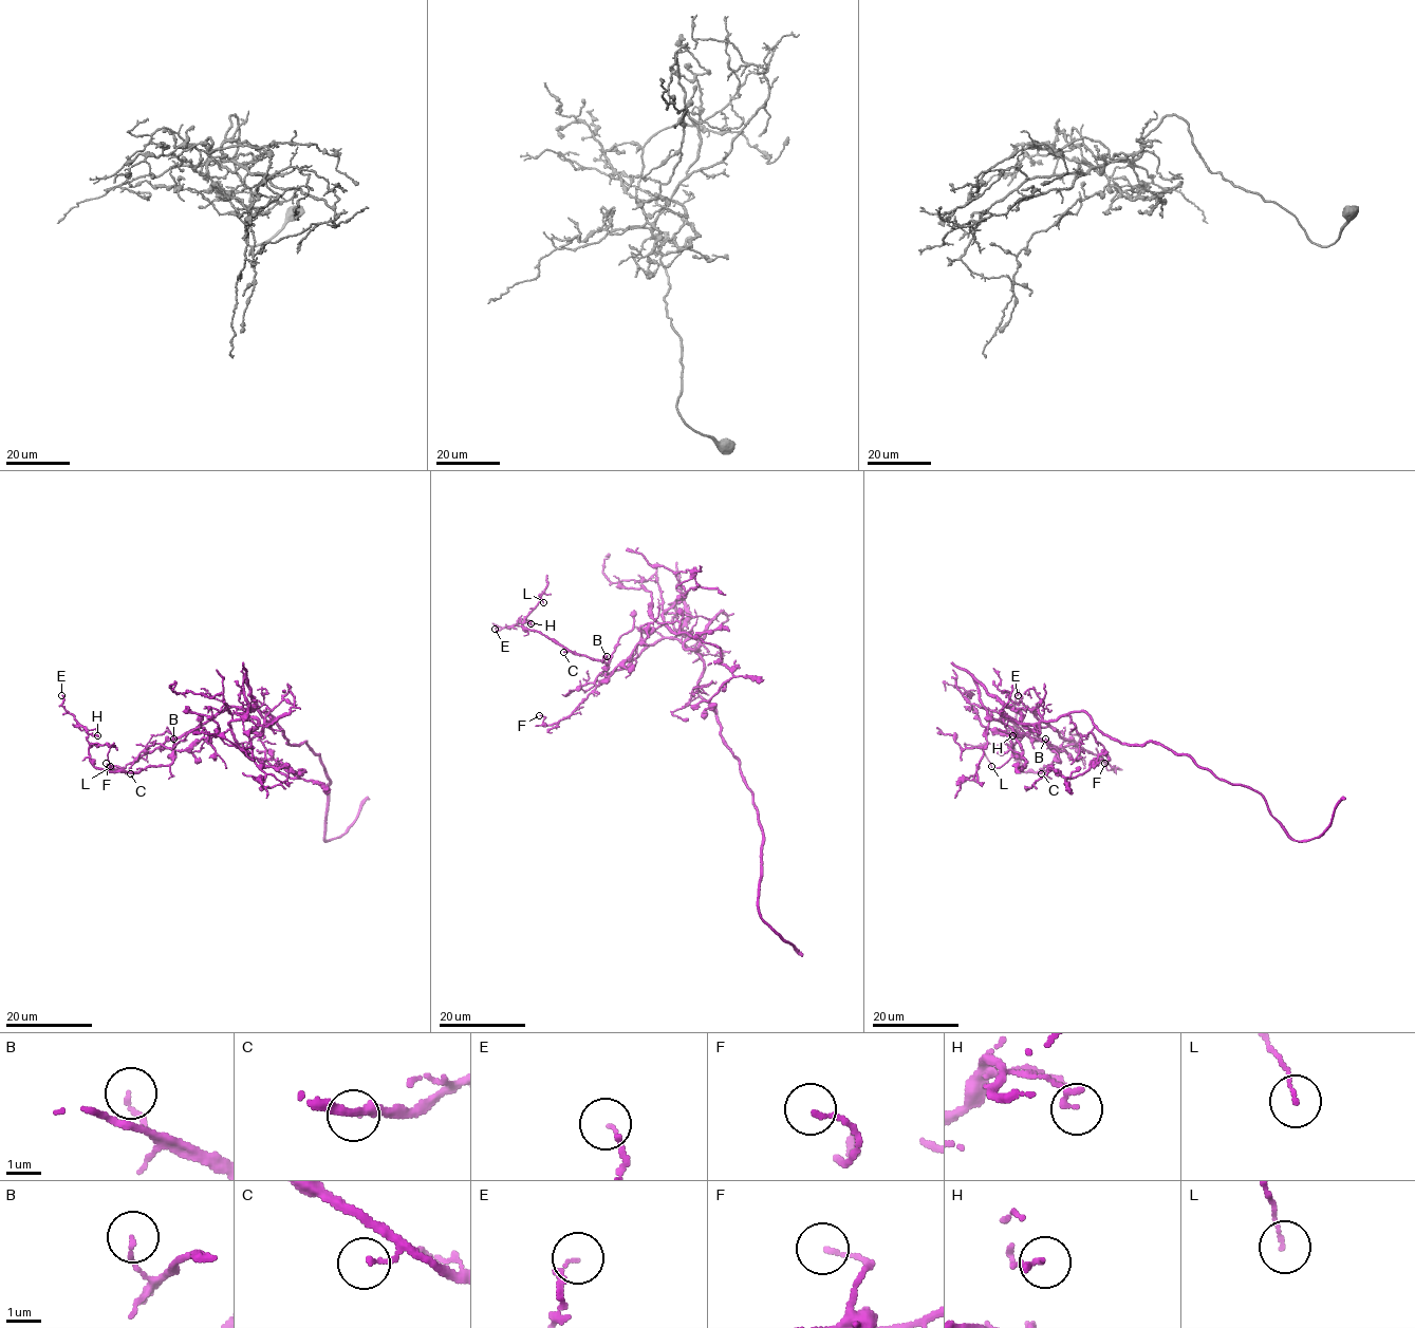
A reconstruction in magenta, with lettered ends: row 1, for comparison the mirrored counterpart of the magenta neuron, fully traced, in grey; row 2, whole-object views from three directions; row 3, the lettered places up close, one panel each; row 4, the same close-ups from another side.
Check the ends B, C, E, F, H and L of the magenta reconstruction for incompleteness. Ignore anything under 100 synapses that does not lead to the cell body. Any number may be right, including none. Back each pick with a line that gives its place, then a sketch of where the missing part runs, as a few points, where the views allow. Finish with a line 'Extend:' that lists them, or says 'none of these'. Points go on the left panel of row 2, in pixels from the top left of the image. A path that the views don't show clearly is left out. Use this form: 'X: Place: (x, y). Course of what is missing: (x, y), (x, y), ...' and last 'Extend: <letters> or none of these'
Extend: none of these

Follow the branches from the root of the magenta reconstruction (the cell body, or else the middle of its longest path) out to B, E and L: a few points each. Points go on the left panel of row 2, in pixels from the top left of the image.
B: (265, 712), (268, 721), (254, 708), (227, 707), (162, 745), (172, 748), (173, 739)
E: (265, 712), (268, 721), (227, 707), (167, 740), (169, 764), (107, 772), (94, 765), (87, 729), (61, 695)
L: (265, 712), (227, 707), (167, 740), (169, 764), (137, 772), (97, 768), (93, 744), (106, 743), (110, 766)

